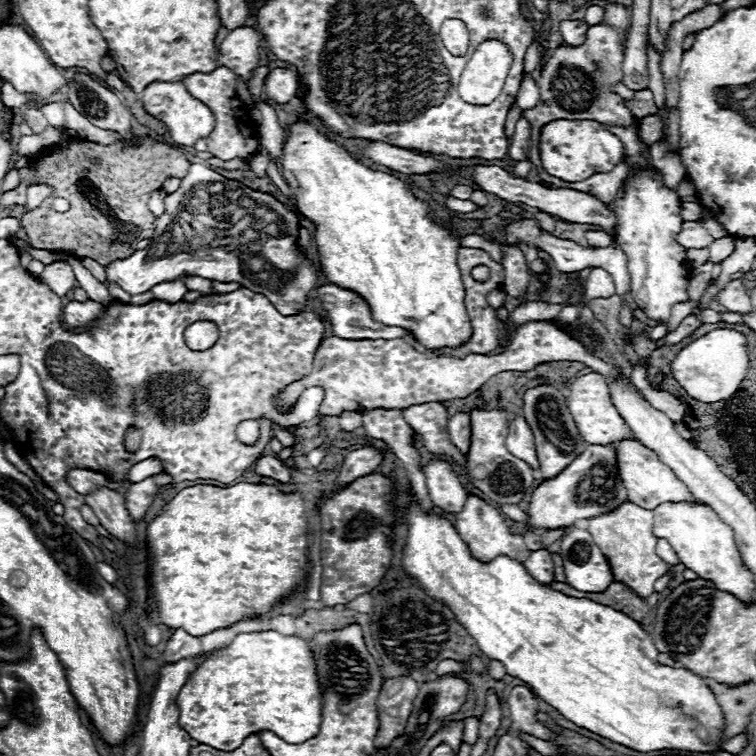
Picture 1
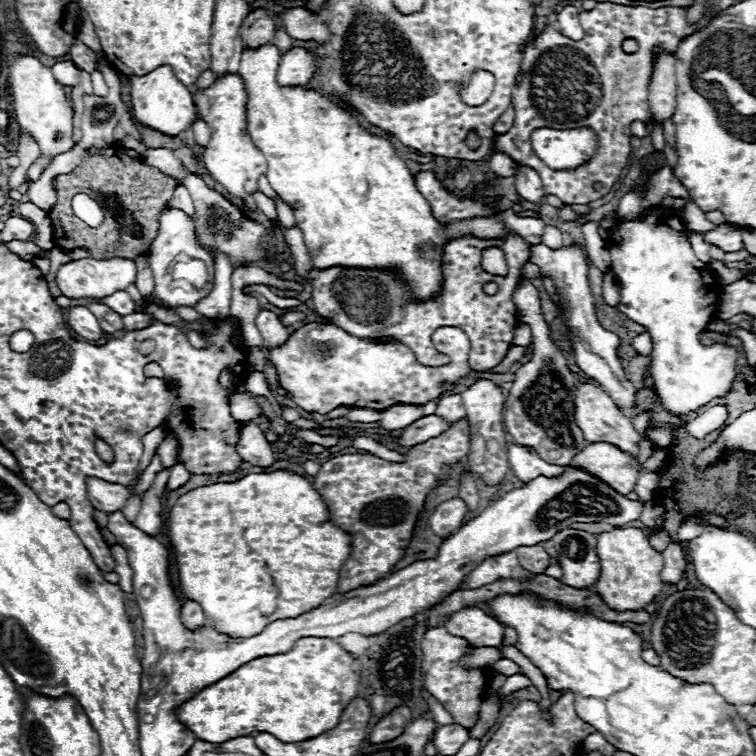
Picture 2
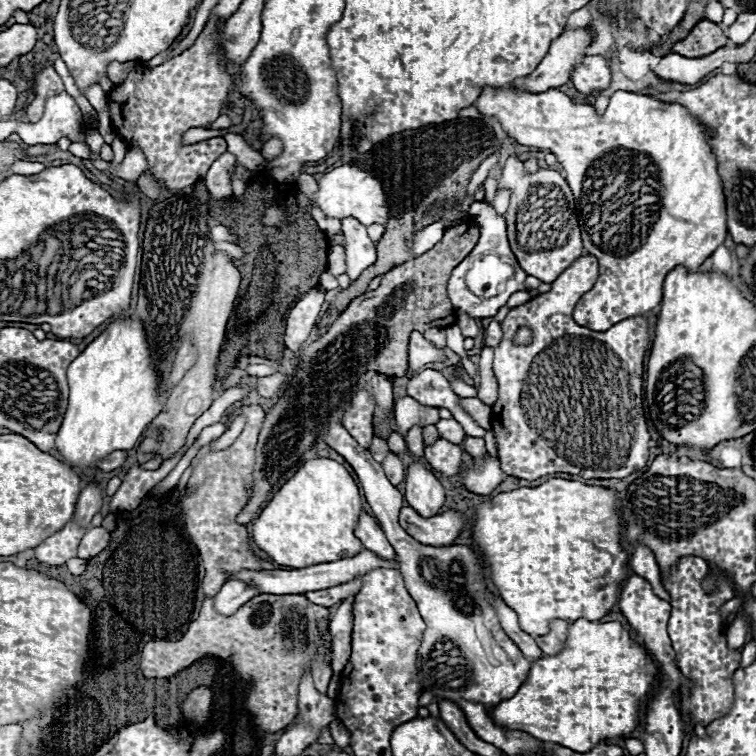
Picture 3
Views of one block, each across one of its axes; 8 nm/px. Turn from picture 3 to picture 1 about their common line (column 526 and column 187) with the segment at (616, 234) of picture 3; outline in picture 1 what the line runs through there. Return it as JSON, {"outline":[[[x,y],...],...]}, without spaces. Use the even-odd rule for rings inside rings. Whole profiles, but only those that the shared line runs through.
{"outline":[[[156,82],[150,84],[142,94],[142,104],[146,112],[152,112],[158,120],[162,120],[176,144],[194,146],[198,138],[206,138],[214,130],[214,114],[200,100],[192,98],[182,82]]]}

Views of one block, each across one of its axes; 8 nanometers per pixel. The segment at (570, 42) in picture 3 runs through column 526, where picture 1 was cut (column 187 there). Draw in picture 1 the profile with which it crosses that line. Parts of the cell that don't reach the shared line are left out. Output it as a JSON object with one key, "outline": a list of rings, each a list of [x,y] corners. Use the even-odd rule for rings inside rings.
{"outline":[[[220,66],[212,74],[190,74],[190,76],[184,76],[180,82],[186,86],[186,90],[196,100],[204,102],[216,116],[214,132],[206,138],[208,152],[222,160],[230,160],[236,156],[240,156],[242,160],[250,160],[256,154],[256,150],[260,148],[258,126],[254,126],[252,118],[246,112],[246,106],[242,104],[242,100],[236,94],[236,74],[230,68]]]}

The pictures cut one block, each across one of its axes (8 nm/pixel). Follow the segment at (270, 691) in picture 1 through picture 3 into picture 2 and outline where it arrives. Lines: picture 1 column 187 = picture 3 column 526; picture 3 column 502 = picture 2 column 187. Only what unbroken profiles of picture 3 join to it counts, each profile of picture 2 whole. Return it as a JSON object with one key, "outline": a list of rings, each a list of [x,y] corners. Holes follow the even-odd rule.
{"outline":[[[300,638],[292,650],[250,660],[222,680],[206,686],[200,694],[186,700],[178,708],[176,716],[196,734],[198,740],[210,744],[222,744],[252,732],[268,732],[284,742],[308,740],[312,736],[320,736],[328,728],[334,728],[344,712],[344,704],[358,694],[358,674],[352,670],[352,664],[354,658],[332,638]]]}

